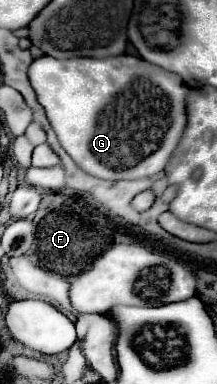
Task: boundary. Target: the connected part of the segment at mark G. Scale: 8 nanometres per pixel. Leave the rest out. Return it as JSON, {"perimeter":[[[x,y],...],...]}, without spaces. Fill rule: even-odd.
{"perimeter":[[[42,56],[30,64],[28,76],[62,148],[96,178],[138,180],[162,172],[186,126],[182,78],[138,56],[70,60]]]}

